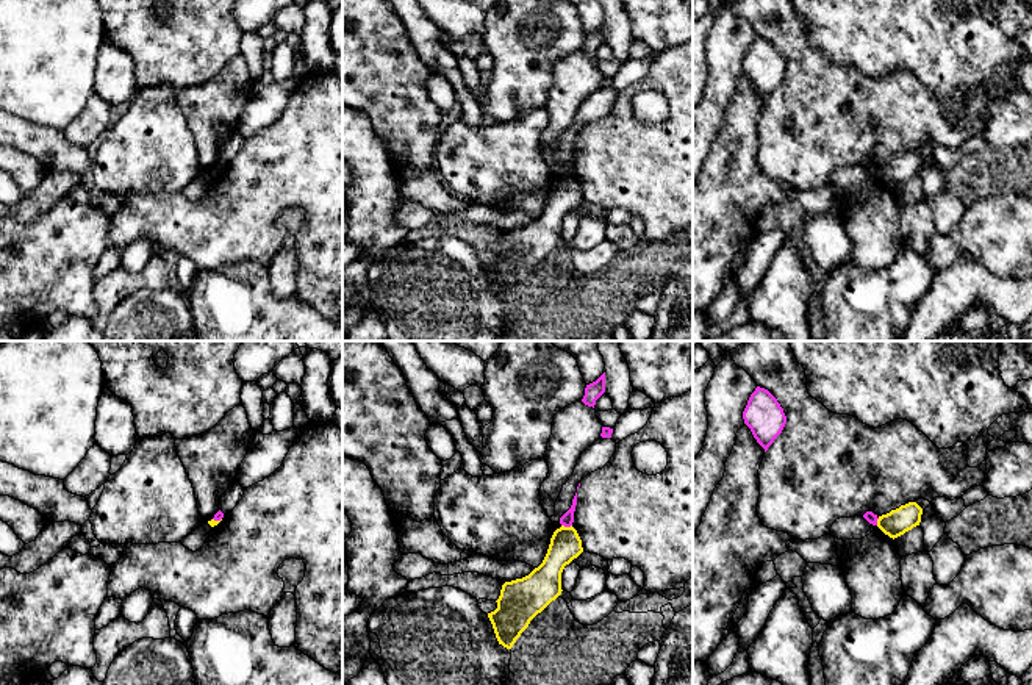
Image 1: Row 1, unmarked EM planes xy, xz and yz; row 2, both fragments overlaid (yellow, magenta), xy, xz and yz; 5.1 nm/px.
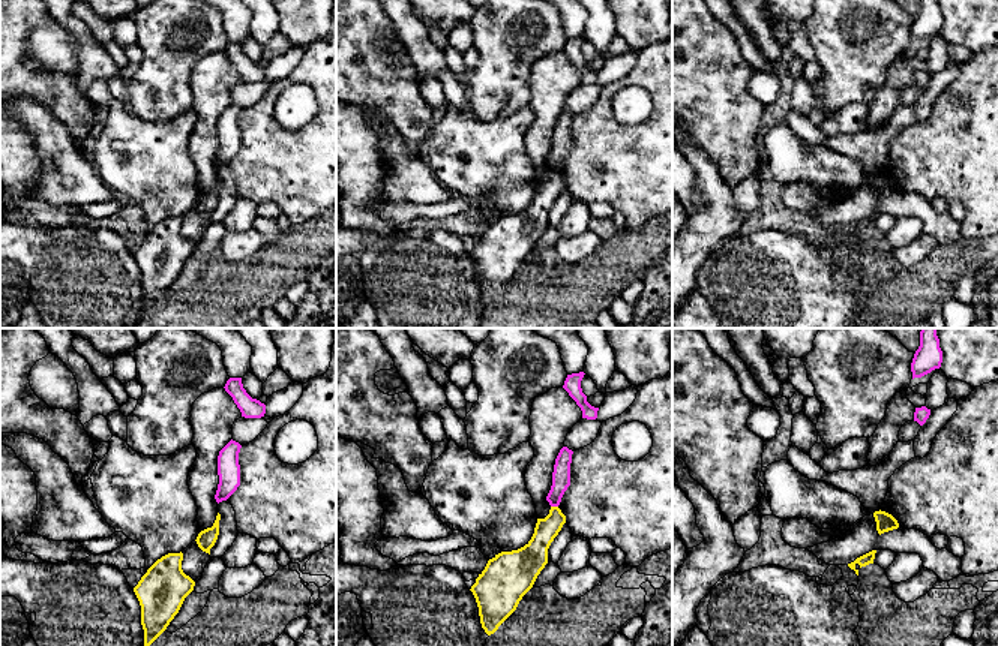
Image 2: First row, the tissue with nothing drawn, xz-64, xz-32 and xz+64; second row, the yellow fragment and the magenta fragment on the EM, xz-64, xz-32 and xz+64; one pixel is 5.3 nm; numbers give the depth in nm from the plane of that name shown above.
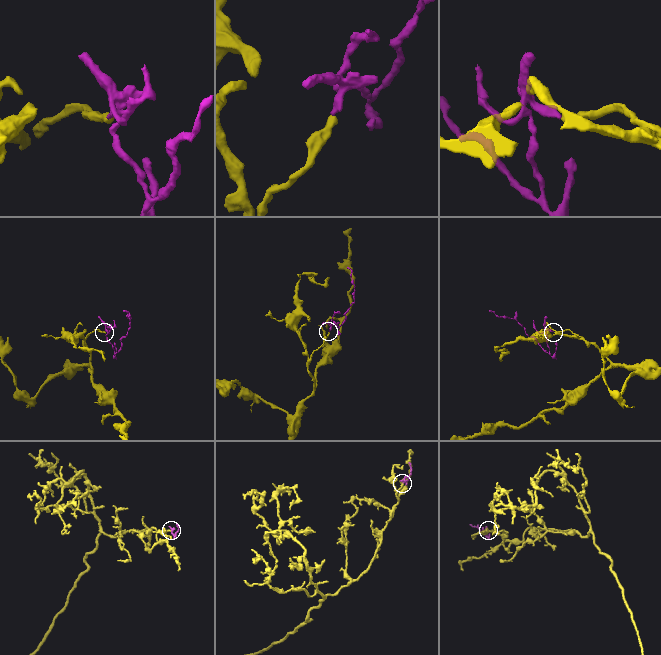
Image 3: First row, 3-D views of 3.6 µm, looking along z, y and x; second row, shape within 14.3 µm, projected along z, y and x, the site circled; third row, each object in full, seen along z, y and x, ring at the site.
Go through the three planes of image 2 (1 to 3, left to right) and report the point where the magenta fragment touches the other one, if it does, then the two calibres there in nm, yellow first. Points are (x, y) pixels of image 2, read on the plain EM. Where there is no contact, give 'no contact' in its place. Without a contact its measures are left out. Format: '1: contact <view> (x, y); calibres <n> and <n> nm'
1: no contact
2: contact xz-32 (554, 171); calibres 120 and 100 nm
3: no contact

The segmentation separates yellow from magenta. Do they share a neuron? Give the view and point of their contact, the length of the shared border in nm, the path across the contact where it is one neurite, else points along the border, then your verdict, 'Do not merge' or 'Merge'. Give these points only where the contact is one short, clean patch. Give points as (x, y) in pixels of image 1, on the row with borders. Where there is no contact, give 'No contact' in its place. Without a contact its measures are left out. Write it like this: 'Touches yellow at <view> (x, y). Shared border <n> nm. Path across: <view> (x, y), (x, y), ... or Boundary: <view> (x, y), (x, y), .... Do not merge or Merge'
Touches yellow at xz (566, 527). Shared border 60 nm. Boundary: xz (562, 524), (571, 526). Do not merge

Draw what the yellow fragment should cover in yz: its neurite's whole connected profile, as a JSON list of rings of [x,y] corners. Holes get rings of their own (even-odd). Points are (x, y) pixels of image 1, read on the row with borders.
[[[908,502],[887,515],[879,516],[877,527],[890,538],[898,538],[921,522],[923,508],[916,502]]]

